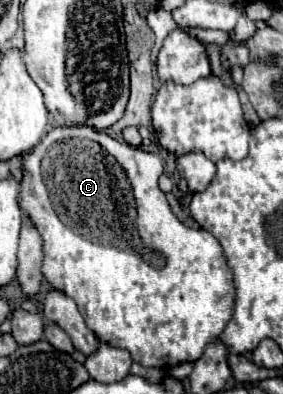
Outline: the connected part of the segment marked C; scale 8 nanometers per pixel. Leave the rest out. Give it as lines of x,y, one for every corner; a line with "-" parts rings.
78,125
78,127
56,127
46,133
46,137
26,155
22,161
24,165
24,175
22,175
22,189
18,197
20,209
26,213
30,223
38,229
42,237
42,253
44,253
44,263
42,263
42,273
44,279
50,283
52,289
62,291
64,295
72,297
78,305
78,311
82,313
86,325
98,335
100,341
110,343
120,349
128,349
132,359
142,363
144,367
158,367
158,369
170,369
178,363
186,361
196,361
202,357
204,347
212,341
218,339
226,323
230,321
232,315
232,305
234,305
234,289
232,289
232,275
230,269
226,267
224,261
224,251
216,237
204,229
190,229
182,225
176,215
170,211
170,205
166,201
166,195
158,187
158,177
164,171
164,163
158,155
142,151
138,147
132,147
128,143
118,143
106,133
94,131
94,127

